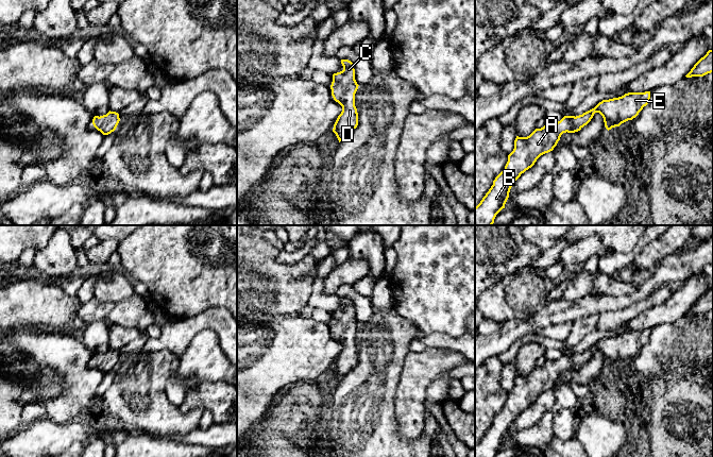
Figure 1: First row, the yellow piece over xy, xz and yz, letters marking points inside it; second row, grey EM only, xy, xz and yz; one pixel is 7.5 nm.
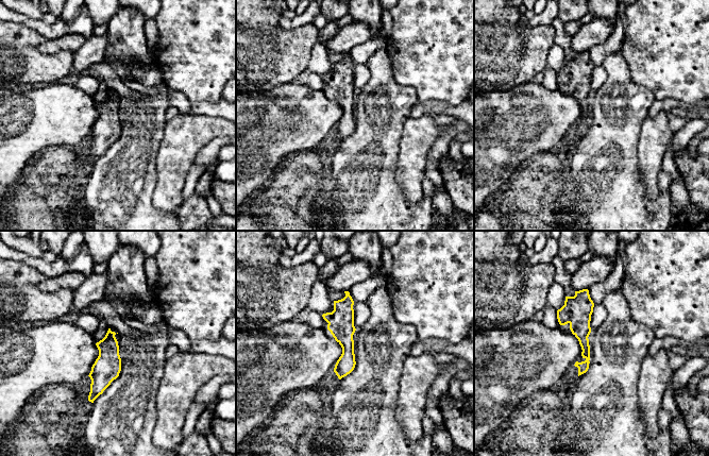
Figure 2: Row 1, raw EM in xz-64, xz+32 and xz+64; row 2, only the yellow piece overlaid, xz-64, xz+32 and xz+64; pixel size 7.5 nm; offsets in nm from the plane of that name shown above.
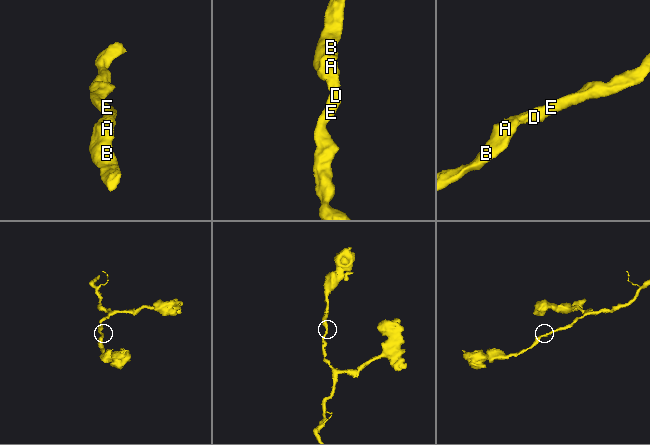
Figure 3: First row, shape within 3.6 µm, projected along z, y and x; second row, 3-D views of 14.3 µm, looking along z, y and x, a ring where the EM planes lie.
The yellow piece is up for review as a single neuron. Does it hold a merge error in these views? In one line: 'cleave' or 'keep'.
keep

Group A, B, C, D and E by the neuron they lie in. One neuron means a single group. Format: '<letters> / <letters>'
A B C D E

